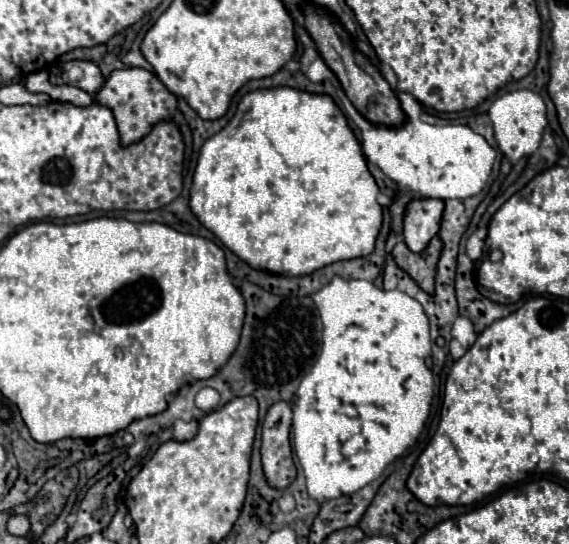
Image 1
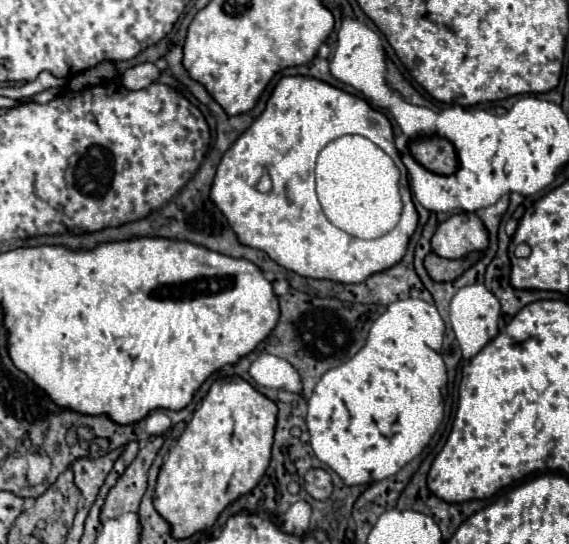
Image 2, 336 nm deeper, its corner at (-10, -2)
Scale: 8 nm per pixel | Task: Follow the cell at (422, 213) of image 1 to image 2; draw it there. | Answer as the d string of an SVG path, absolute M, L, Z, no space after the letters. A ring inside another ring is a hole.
M474 212L450 216L432 236L432 250L442 258L462 258L468 252L486 248L488 230Z

